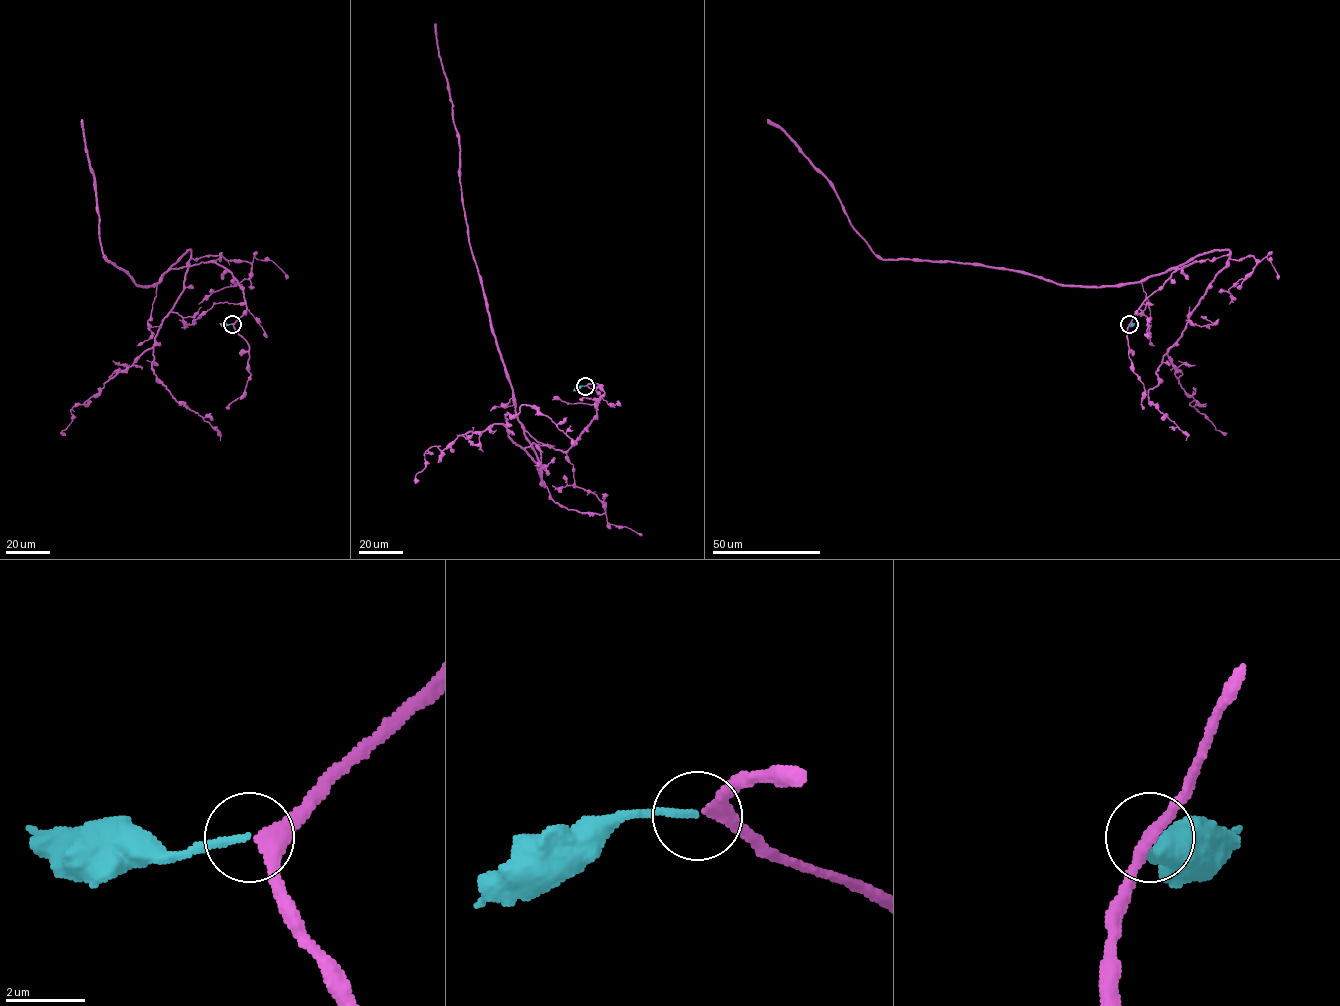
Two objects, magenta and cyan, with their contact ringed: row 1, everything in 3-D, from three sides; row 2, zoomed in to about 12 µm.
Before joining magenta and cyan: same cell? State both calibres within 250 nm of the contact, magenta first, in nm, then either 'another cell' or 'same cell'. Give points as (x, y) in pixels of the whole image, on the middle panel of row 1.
280 nm thick on the magenta side, 180 nm on the other; same cell

